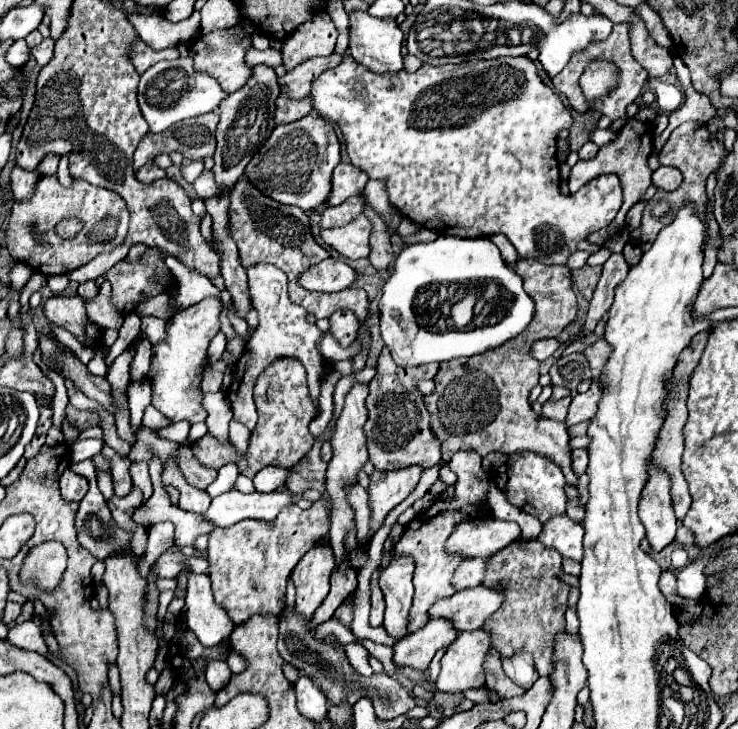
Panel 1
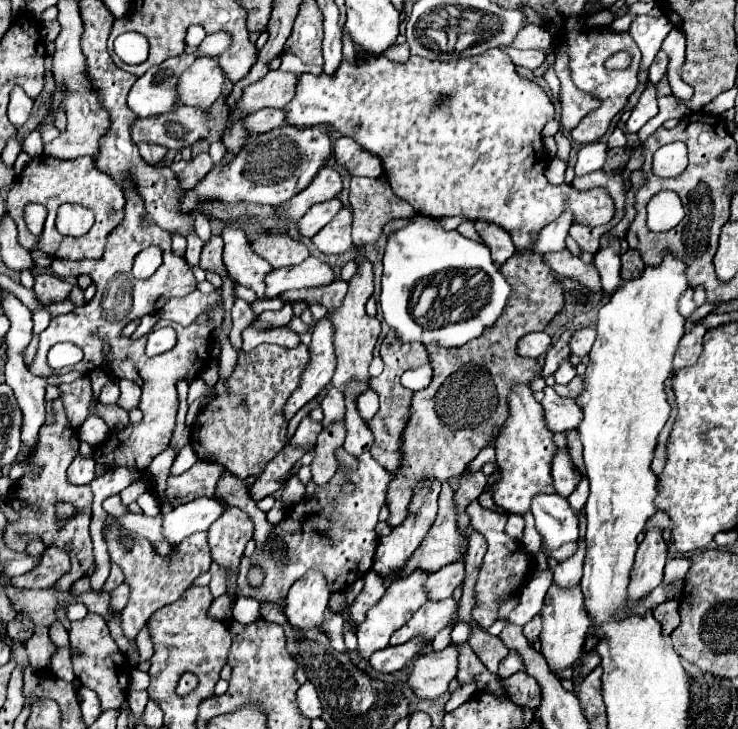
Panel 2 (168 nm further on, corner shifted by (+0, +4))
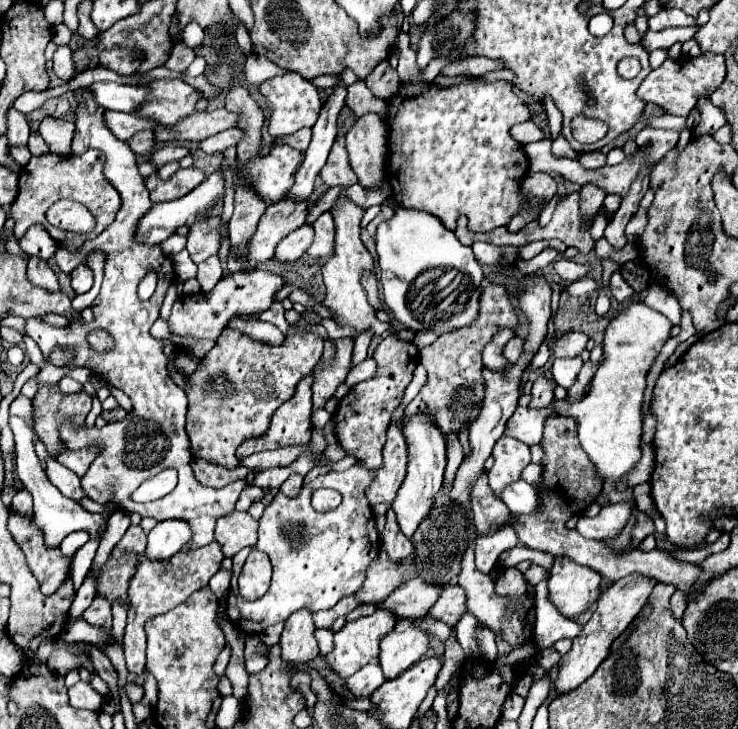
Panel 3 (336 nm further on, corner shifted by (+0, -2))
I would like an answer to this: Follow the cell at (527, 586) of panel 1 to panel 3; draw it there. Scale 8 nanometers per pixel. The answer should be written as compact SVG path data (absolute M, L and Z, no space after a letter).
M444 586L438 596L438 602L428 612L434 620L442 620L448 626L454 626L466 614L466 594L460 586Z

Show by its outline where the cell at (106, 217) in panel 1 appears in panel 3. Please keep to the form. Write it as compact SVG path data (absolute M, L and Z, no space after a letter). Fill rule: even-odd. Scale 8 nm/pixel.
M86 150L84 154L78 156L58 156L58 154L44 154L44 156L34 156L30 158L30 162L20 170L20 180L18 180L18 198L12 204L10 210L10 218L14 220L14 234L16 238L22 238L24 232L28 230L28 226L32 224L42 224L48 234L58 242L58 244L66 244L66 246L80 246L86 240L96 238L102 230L106 230L118 212L120 206L120 194L118 190L106 180L104 176L104 154L100 150ZM60 198L70 198L76 200L80 204L84 204L90 214L96 218L96 226L92 232L88 234L76 234L76 232L68 232L68 230L60 230L54 228L46 222L46 210Z

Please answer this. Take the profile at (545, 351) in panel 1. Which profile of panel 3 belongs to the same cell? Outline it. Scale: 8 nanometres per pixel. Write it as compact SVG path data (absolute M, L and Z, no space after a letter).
M514 336L512 340L508 340L508 344L504 346L504 358L508 362L516 362L522 354L522 338L520 336Z

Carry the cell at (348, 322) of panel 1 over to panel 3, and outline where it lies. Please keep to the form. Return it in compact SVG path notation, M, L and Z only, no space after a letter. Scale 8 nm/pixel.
M312 374L298 384L290 402L284 402L272 416L270 428L262 438L246 440L238 446L236 456L246 458L260 450L276 450L284 446L300 446L310 442L312 432Z

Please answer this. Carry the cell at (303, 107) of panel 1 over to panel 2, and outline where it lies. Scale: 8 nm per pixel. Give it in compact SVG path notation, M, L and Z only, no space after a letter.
M262 108L262 110L258 110L258 112L248 116L246 128L250 128L250 132L262 134L262 132L268 132L268 130L284 126L284 122L286 122L286 112L284 110Z

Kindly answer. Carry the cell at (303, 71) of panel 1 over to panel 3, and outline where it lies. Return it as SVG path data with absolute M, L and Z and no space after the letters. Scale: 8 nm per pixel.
M208 110L208 112L194 112L182 122L176 122L174 126L158 126L154 130L154 140L158 144L162 142L202 142L208 136L214 136L222 130L228 130L236 126L234 114L224 110Z

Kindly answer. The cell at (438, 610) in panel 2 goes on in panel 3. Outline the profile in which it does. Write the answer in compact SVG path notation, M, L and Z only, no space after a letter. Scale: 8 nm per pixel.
M400 620L390 634L380 640L380 666L386 680L398 678L404 670L416 664L428 652L428 634L412 624Z

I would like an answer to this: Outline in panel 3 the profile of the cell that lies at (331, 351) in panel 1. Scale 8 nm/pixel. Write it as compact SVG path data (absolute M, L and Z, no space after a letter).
M218 256L208 258L206 262L198 264L198 274L196 274L202 290L212 290L216 286L216 282L222 278L222 266Z

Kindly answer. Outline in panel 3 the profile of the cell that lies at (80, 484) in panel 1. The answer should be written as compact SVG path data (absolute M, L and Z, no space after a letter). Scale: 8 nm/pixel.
M90 446L84 450L62 450L60 454L56 454L56 462L60 462L68 470L72 470L76 476L80 476L82 472L86 472L90 468L90 464L98 456L98 452L100 452L98 446Z

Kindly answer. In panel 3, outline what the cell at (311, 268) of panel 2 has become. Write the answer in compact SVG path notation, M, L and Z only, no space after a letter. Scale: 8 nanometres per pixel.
M252 270L252 272L240 272L240 274L230 274L222 278L210 292L198 292L190 296L180 296L170 312L168 326L172 334L178 336L194 336L194 338L212 338L216 340L222 330L226 328L228 320L236 314L254 314L268 310L270 304L274 302L274 294L284 286L282 276L264 272L264 270Z

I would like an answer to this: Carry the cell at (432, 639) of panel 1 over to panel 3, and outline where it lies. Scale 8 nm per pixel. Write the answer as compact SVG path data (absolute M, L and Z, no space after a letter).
M366 664L362 670L352 674L350 678L346 678L344 686L352 696L368 698L378 686L382 686L382 682L384 682L384 678L382 678L382 670L378 670L378 664Z

